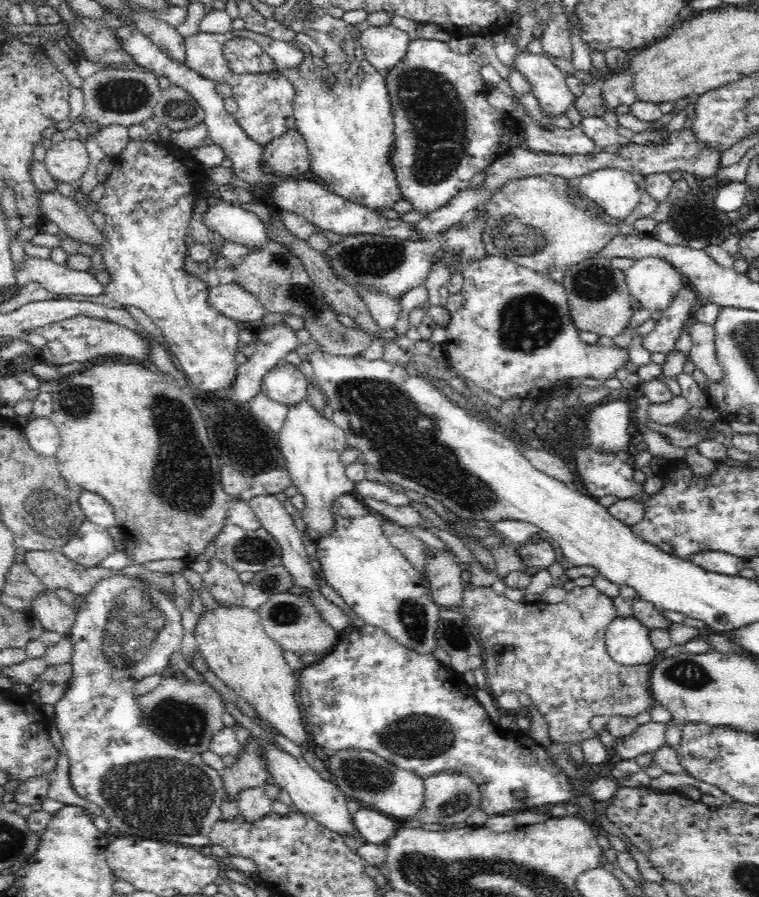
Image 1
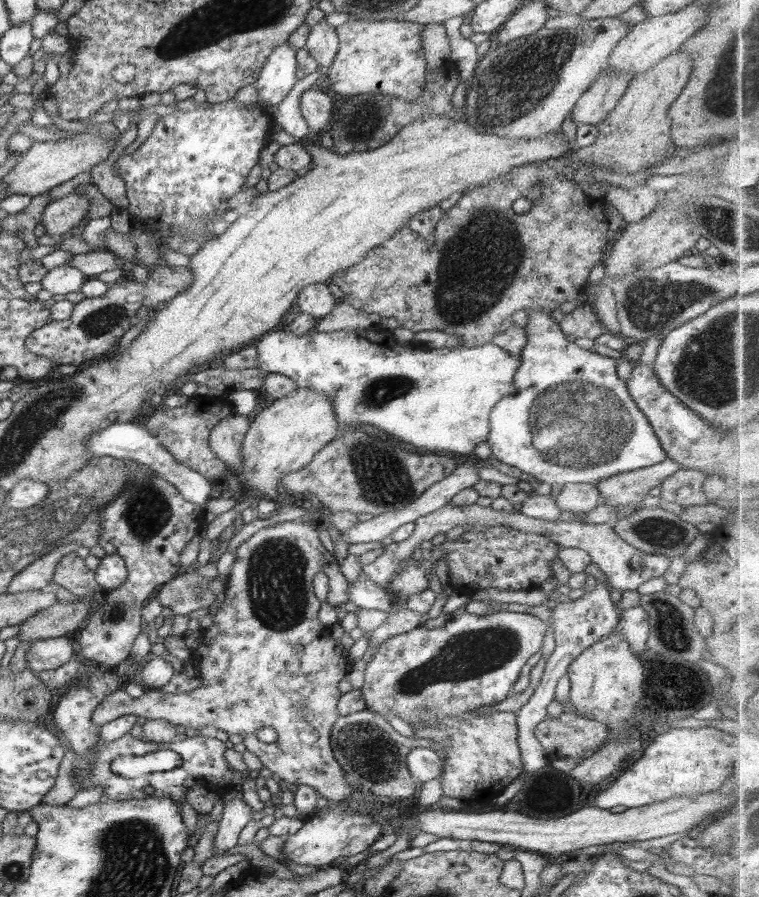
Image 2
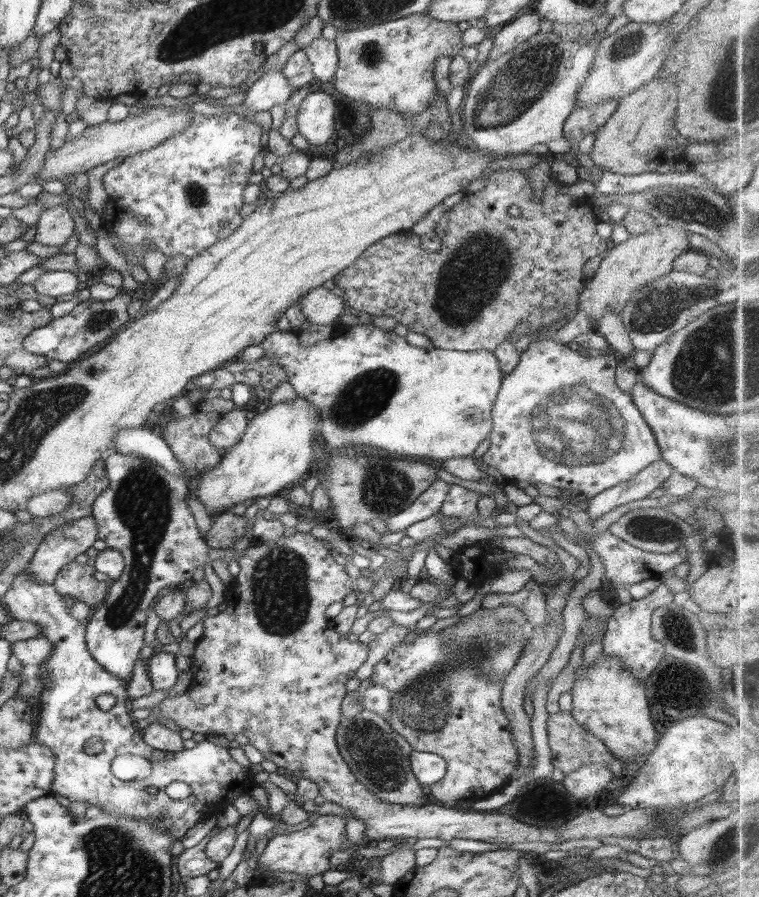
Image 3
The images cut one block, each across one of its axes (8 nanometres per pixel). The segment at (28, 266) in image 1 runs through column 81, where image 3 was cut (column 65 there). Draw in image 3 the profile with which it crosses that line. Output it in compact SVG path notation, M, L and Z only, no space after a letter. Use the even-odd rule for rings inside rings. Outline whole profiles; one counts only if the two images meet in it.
M52 270L46 271L34 284L38 295L56 297L73 294L79 291L84 283L82 275L74 275L73 272Z

